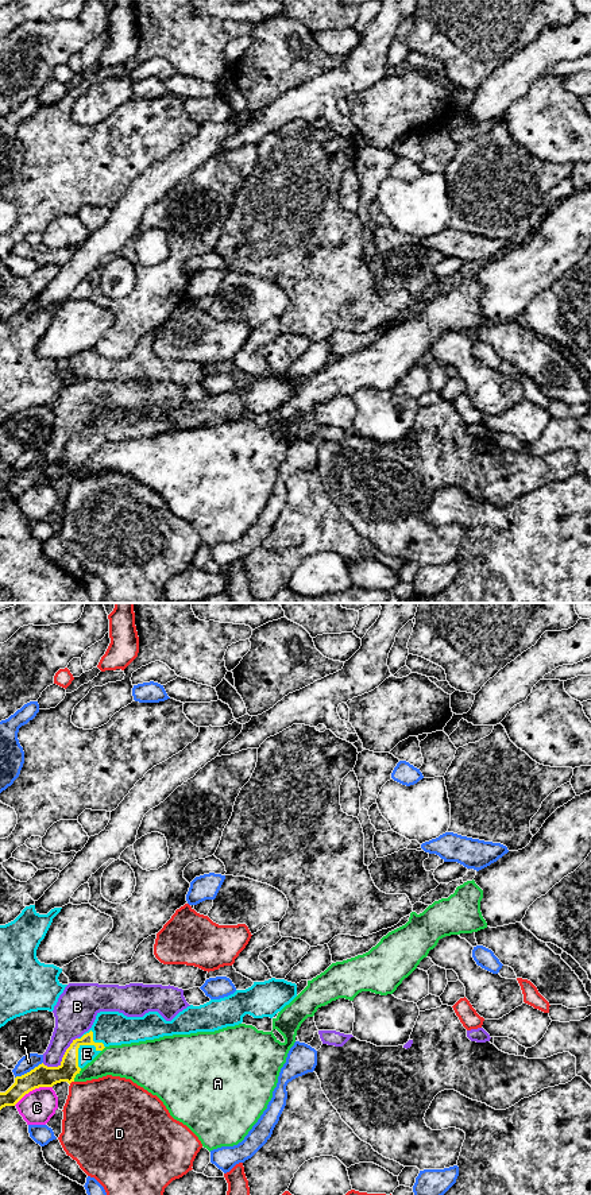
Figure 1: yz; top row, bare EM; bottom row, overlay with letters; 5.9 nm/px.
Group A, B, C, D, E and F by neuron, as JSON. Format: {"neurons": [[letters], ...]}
{"neurons": [["A"], ["B"], ["C"], ["D"], ["E"], ["F"]]}

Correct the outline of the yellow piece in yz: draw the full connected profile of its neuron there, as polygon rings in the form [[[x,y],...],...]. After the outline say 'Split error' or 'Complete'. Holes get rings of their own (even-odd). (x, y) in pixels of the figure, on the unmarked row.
[[[271,374],[254,378],[246,386],[210,395],[200,402],[188,402],[171,417],[158,407],[143,413],[127,413],[119,407],[100,407],[92,424],[73,436],[58,463],[43,459],[30,468],[16,472],[15,479],[0,488],[0,506],[15,502],[26,490],[39,483],[53,483],[57,479],[74,477],[80,467],[90,459],[105,442],[154,436],[163,432],[215,428],[243,418],[246,410],[254,414],[273,414],[297,392],[297,380],[285,375]]]. Split error

